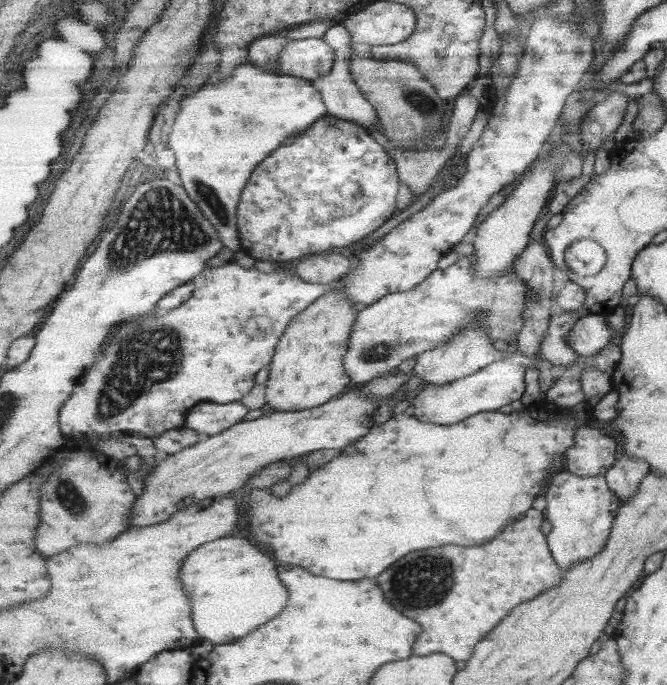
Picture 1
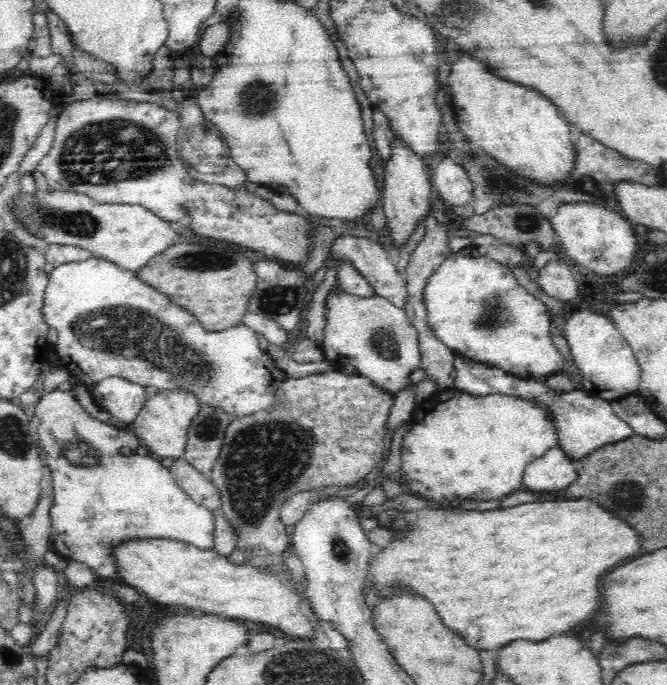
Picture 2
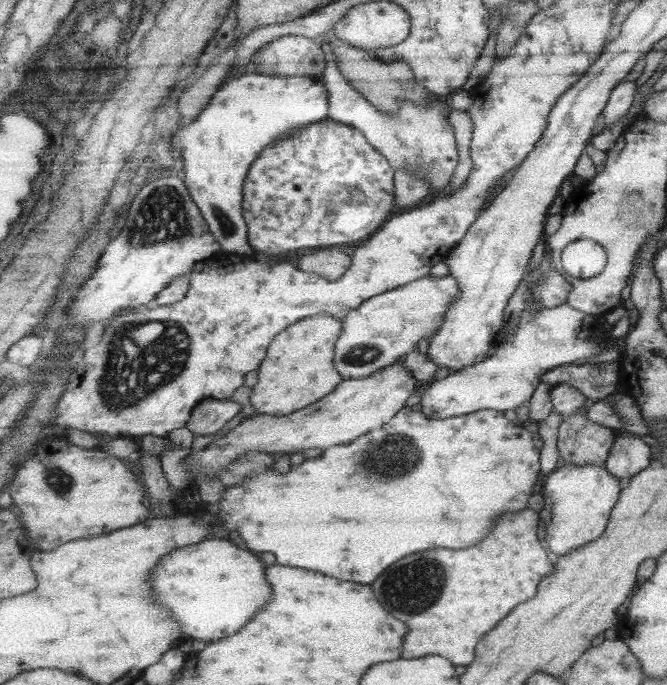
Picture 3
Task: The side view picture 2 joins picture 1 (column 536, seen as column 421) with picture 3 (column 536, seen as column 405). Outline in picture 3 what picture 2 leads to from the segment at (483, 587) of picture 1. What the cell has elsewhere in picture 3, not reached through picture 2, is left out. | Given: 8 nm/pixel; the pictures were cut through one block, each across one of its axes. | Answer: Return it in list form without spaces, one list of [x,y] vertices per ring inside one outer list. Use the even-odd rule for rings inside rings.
[[[525,509],[520,512],[509,512],[504,514],[503,518],[497,520],[497,525],[493,528],[491,536],[485,538],[485,542],[473,546],[473,548],[467,548],[467,550],[449,550],[449,548],[441,548],[441,550],[425,550],[425,552],[417,552],[413,554],[411,558],[403,558],[401,562],[395,562],[389,570],[385,570],[385,574],[381,578],[377,578],[377,582],[373,582],[373,594],[377,594],[377,600],[381,602],[381,606],[385,606],[385,610],[389,610],[389,614],[393,614],[395,618],[401,618],[407,626],[409,626],[409,638],[405,638],[405,658],[421,658],[427,655],[439,655],[449,658],[451,662],[459,666],[469,666],[473,660],[475,660],[475,648],[477,644],[481,642],[481,638],[491,632],[519,602],[527,602],[535,596],[535,592],[539,590],[539,582],[544,580],[543,576],[549,576],[553,573],[553,569],[556,566],[553,562],[547,558],[547,550],[543,543],[537,538],[537,528],[541,524],[542,519],[540,514],[535,510]],[[435,560],[439,564],[439,568],[443,570],[443,576],[441,574],[435,574]]]

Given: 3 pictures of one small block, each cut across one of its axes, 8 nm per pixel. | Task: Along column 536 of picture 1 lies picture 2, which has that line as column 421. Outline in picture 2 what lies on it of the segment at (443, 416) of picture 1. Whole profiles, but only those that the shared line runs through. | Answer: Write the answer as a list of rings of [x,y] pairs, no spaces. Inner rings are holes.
[[[329,294],[326,299],[326,324],[321,346],[324,356],[334,368],[352,366],[357,375],[371,382],[395,398],[400,390],[414,385],[410,374],[422,364],[417,332],[407,317],[404,308],[389,304],[385,298],[372,295],[370,298]]]

